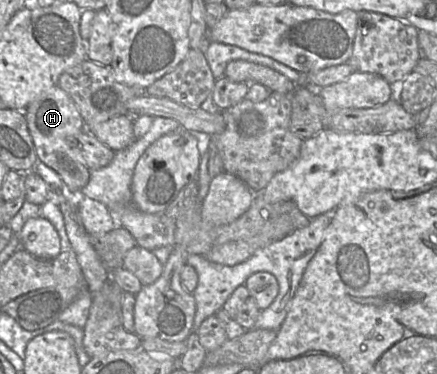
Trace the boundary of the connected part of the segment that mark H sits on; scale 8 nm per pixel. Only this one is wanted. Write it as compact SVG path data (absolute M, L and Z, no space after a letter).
M54 86L28 106L25 110L25 117L38 161L53 169L60 176L69 192L78 193L87 184L91 170L85 165L79 149L77 139L84 130L84 121L73 100L60 87Z

